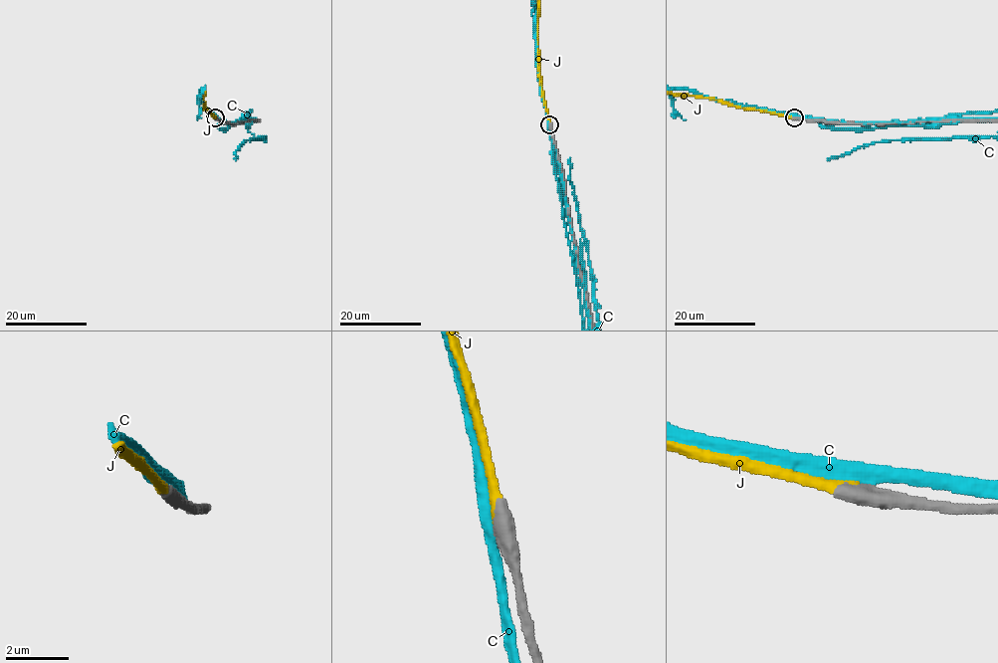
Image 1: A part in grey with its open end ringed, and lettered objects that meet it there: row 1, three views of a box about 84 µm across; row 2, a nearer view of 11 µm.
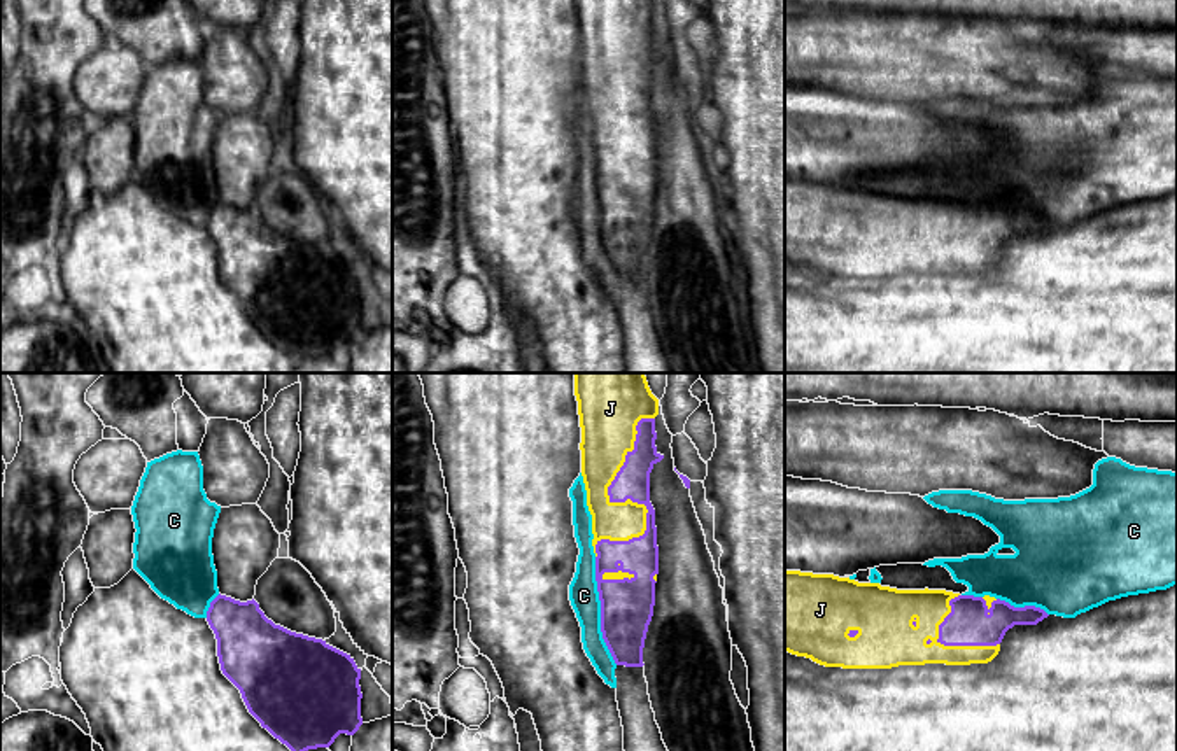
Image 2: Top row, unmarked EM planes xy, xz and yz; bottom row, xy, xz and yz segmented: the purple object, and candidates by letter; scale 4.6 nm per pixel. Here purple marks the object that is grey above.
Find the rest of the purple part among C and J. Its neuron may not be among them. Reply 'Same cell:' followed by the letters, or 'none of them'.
Same cell: J

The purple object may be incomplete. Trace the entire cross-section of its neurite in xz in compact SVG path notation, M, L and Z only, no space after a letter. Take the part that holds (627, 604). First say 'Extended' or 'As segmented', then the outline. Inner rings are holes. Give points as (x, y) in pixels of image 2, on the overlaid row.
Extended. M574 373L581 427L581 476L592 515L601 632L617 665L643 667L643 648L655 606L659 546L650 473L664 459L657 452L659 399L645 373Z

